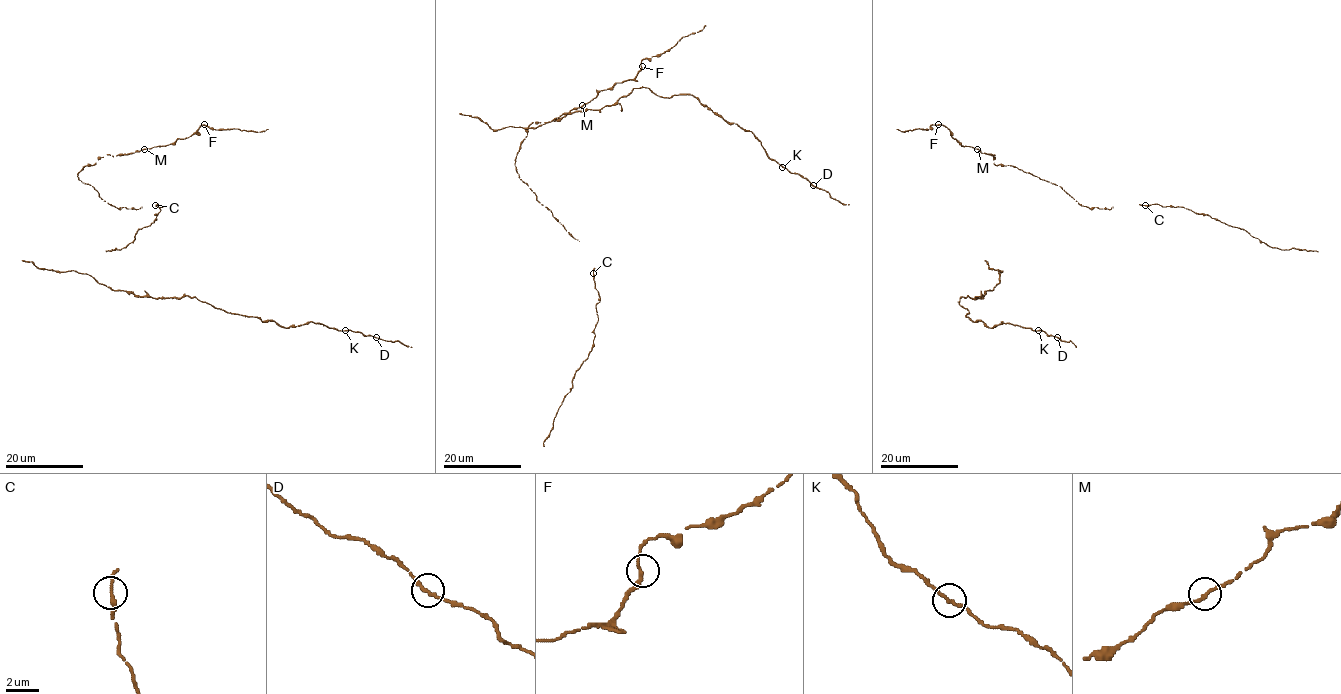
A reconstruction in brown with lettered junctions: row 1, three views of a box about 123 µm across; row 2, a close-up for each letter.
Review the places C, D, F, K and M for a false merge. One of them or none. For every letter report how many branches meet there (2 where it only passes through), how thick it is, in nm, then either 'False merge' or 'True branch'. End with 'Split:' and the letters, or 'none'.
C: Branches: 2. Thickness 220 nm. True branch
D: Branches: 2. Thickness 200 nm. True branch
F: Branches: 2. Thickness 220 nm. True branch
K: Branches: 2. Thickness 220 nm. True branch
M: Branches: 2. Thickness 200 nm. True branch
Split: none

